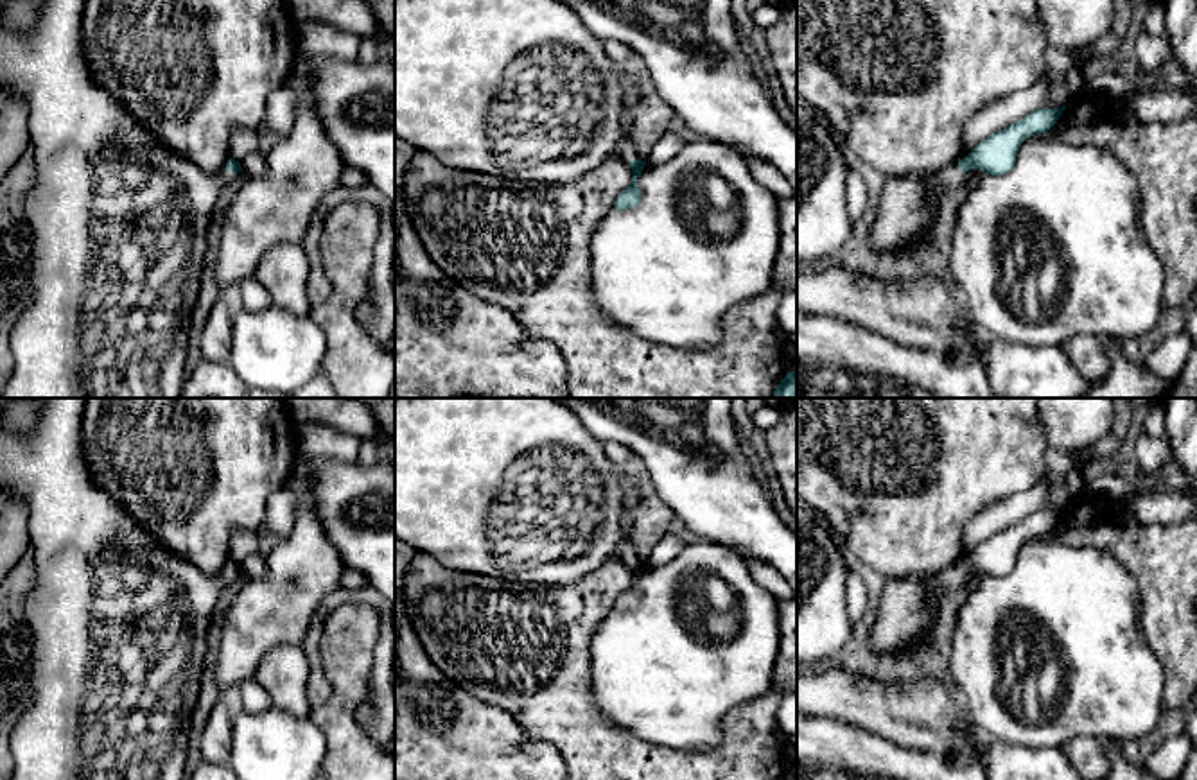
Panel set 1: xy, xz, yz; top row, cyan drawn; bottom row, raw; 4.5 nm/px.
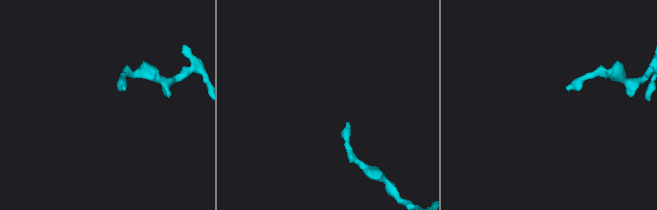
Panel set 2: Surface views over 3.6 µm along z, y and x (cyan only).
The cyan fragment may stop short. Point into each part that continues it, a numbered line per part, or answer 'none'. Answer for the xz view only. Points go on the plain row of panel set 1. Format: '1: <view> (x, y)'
1: xz (517, 488)

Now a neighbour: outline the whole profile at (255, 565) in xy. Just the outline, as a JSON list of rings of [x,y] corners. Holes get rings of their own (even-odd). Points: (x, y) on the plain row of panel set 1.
[[[257,552],[257,554],[248,556],[240,563],[240,568],[248,577],[262,579],[267,574],[267,561],[260,552]]]

